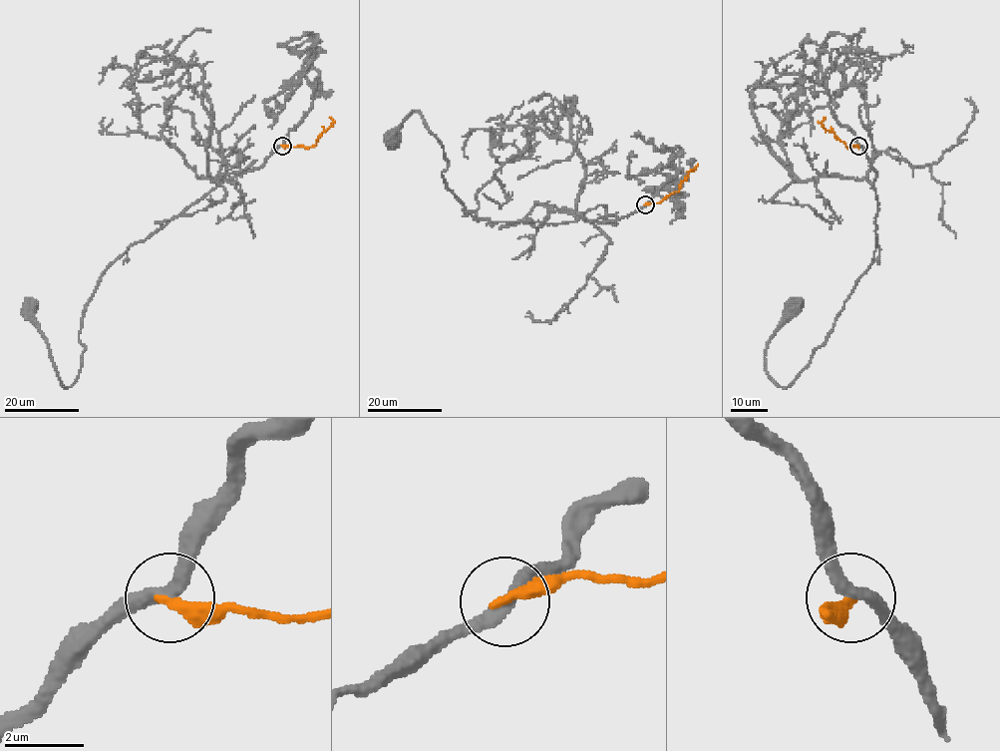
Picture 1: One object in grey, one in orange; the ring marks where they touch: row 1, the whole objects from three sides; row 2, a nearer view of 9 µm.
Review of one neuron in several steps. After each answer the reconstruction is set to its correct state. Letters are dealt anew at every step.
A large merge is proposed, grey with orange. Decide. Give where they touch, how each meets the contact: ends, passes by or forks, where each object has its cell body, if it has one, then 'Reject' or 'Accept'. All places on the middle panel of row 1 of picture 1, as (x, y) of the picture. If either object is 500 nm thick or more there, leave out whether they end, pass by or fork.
Place: (645, 204). At the ring grey passes by. At the ring orange ends. Soma of grey: (392, 137). Soma of orange: none. Reject

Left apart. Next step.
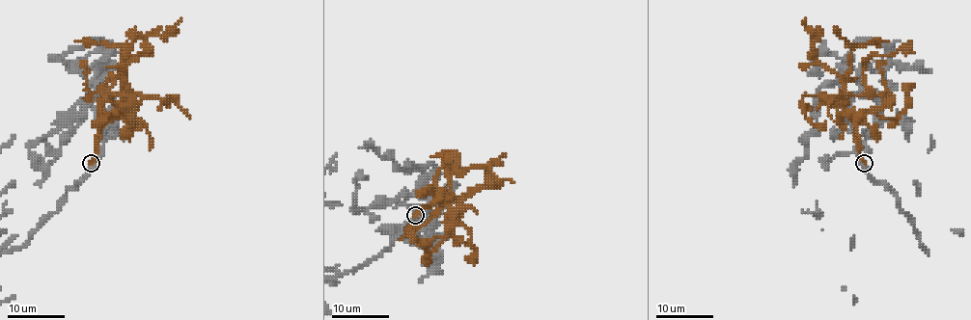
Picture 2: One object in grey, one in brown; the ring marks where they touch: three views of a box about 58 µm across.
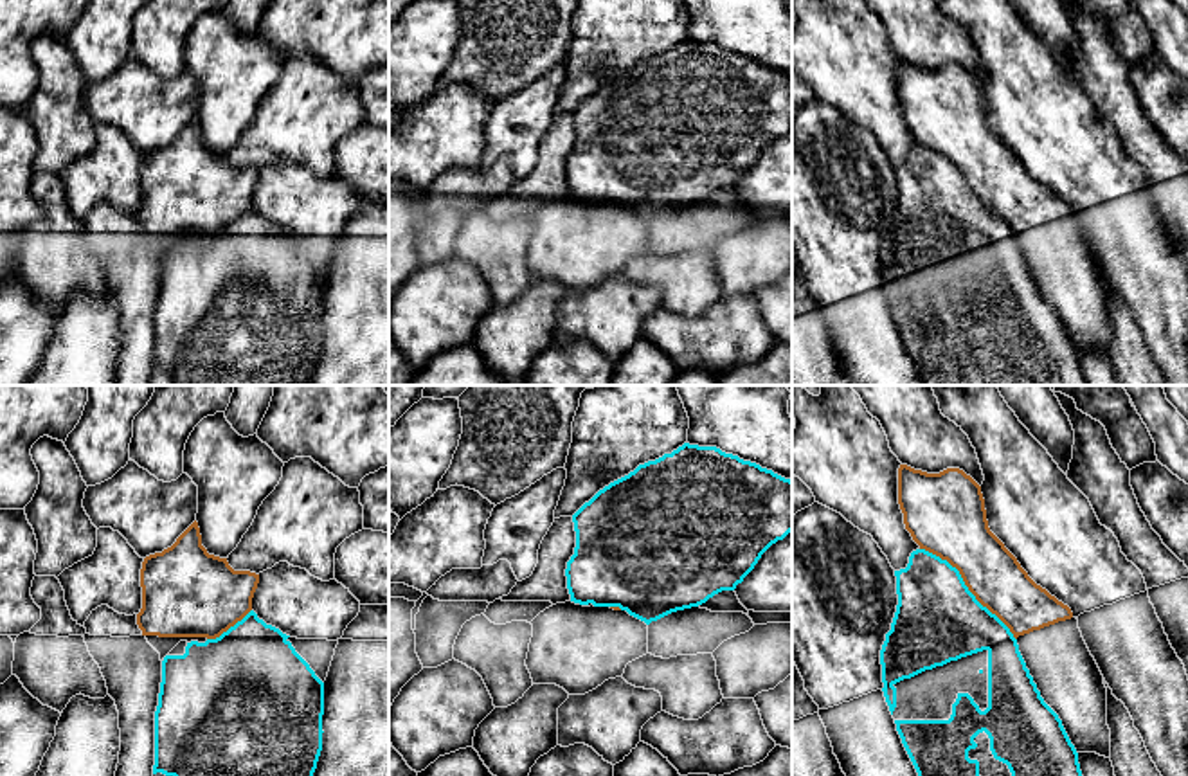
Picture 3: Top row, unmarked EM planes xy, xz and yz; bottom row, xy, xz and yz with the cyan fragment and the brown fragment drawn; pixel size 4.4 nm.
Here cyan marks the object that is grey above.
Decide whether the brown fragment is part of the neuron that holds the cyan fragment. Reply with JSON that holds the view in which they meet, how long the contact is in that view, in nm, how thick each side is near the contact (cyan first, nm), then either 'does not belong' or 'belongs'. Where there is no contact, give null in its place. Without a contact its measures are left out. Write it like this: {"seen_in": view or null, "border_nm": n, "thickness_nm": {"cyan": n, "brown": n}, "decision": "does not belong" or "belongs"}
{"seen_in": "yz", "border_nm": 600, "thickness_nm": {"cyan": 380, "brown": 260}, "decision": "does not belong"}

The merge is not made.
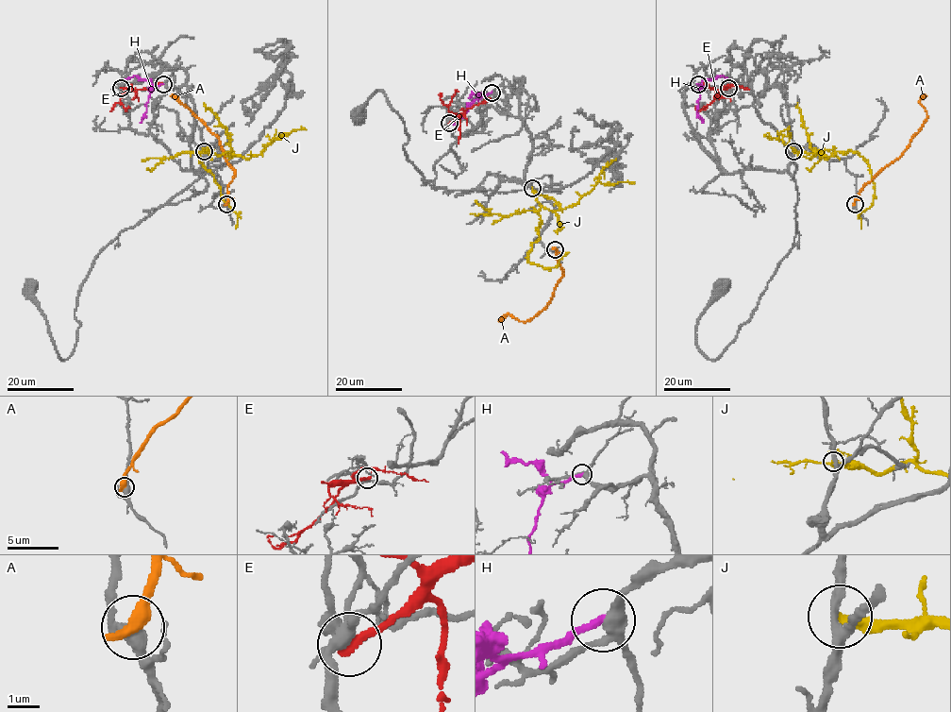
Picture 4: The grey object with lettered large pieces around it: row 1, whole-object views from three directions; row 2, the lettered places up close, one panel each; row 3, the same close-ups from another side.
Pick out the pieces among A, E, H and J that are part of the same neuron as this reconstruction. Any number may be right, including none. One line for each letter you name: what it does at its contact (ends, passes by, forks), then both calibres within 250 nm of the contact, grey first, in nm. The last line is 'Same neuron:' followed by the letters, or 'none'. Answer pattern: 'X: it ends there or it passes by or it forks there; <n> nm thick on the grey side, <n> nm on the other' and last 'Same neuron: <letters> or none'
Same neuron: none

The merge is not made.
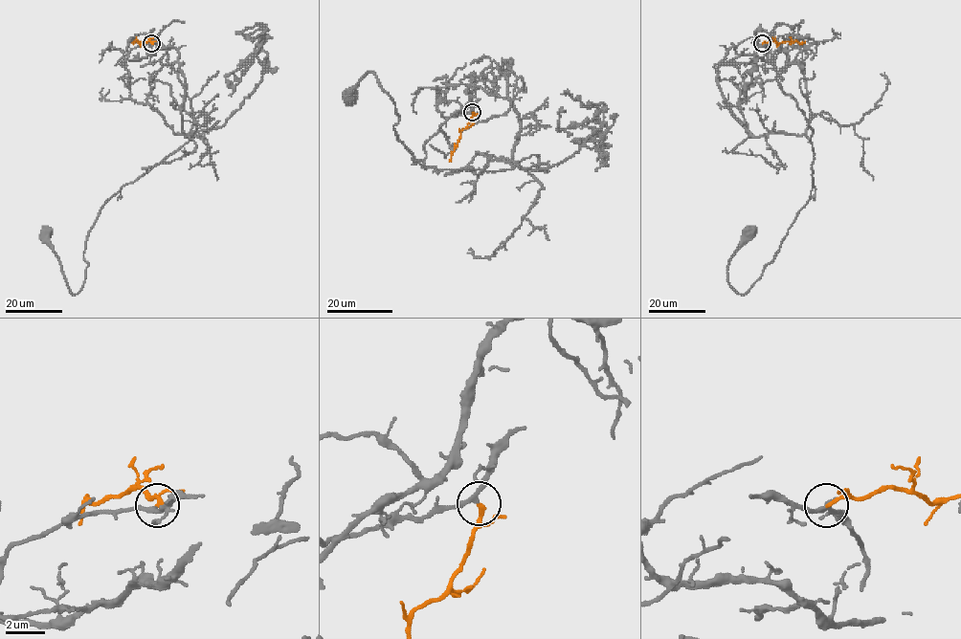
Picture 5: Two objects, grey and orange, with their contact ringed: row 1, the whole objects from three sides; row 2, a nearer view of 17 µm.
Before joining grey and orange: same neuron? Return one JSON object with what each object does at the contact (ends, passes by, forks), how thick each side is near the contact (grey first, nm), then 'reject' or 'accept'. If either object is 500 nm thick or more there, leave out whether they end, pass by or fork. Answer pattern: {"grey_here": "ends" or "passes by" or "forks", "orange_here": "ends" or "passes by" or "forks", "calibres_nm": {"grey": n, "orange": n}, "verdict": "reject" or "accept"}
{"grey_here": "passes by", "orange_here": "ends", "calibres_nm": {"grey": 190, "orange": 200}, "verdict": "accept"}

